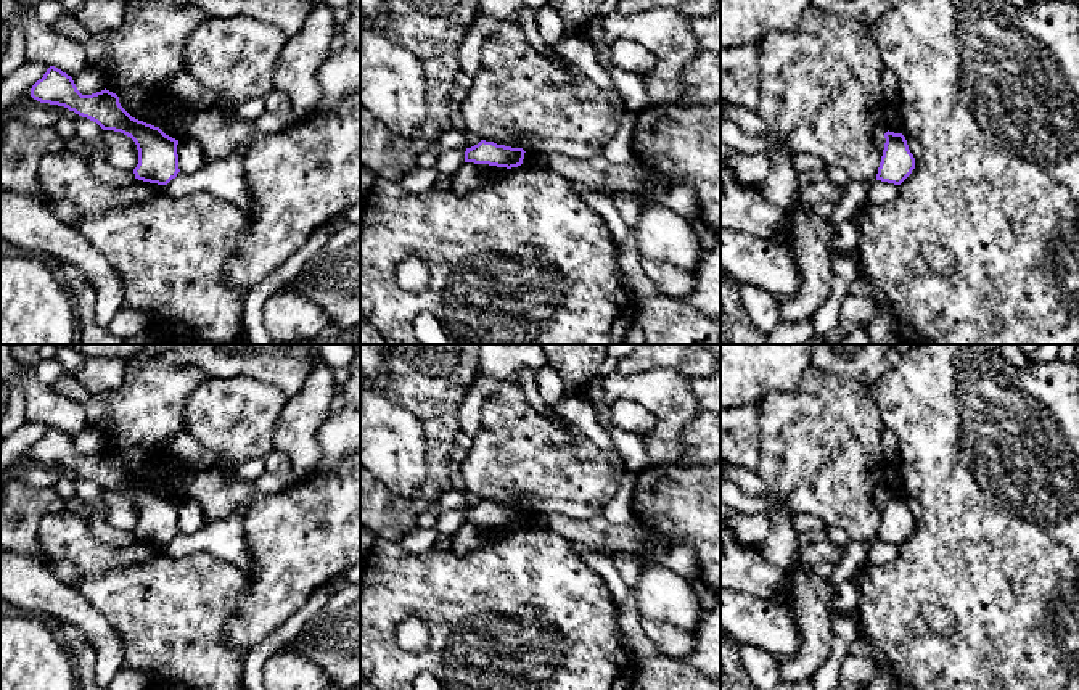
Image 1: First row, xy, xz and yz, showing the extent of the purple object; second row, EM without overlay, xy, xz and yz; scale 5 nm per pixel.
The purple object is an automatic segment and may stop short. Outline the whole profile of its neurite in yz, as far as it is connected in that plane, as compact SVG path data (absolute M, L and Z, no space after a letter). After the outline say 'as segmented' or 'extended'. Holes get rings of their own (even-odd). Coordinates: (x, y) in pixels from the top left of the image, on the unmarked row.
M886 492L876 540L901 545L915 529L915 518L902 494Z | as segmented

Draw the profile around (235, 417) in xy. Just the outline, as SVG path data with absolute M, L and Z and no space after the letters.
M248 376L209 378L185 400L185 433L201 447L219 454L211 470L228 478L238 474L238 466L261 458L273 450L272 436L278 428L288 396L278 388Z

